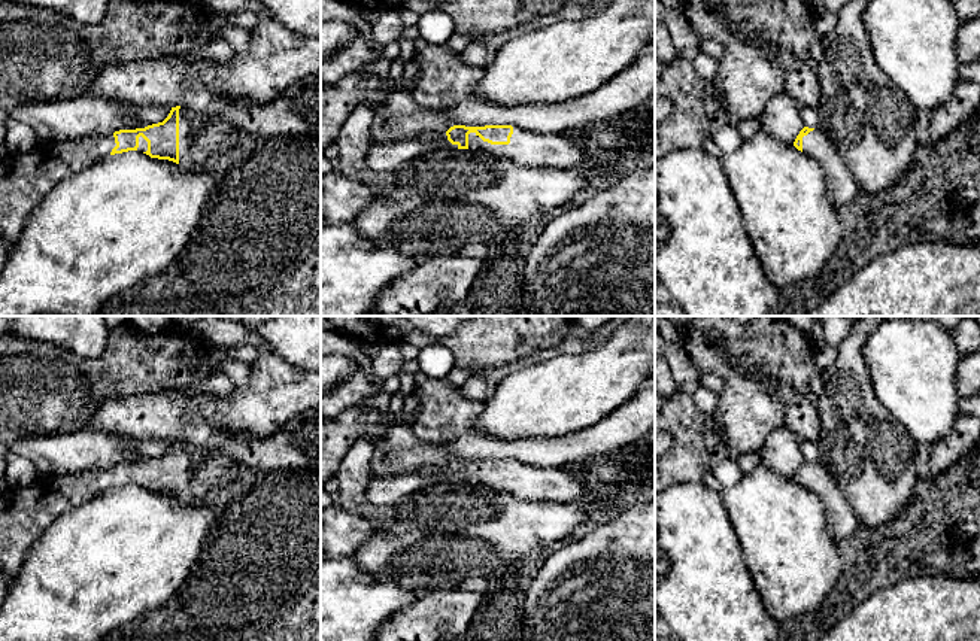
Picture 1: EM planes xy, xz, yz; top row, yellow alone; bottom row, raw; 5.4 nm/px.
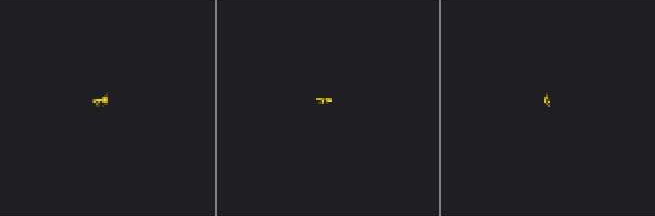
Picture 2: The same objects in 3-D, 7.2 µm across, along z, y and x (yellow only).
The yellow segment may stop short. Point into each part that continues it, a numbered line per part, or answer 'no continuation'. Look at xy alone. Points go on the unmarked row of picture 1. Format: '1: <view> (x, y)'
1: xy (190, 453)

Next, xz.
1: xz (527, 482)

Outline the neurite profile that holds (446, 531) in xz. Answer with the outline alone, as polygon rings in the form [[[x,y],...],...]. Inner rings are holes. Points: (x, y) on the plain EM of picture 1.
[[[434,483],[403,496],[394,507],[395,522],[388,528],[374,526],[373,537],[352,556],[362,569],[382,580],[394,580],[400,587],[425,593],[445,580],[462,584],[482,581],[498,569],[534,556],[568,537],[586,522],[586,513],[576,502],[530,501],[470,483]]]

